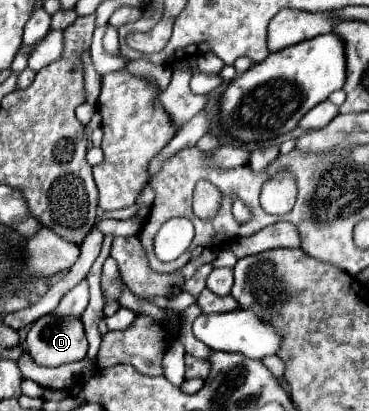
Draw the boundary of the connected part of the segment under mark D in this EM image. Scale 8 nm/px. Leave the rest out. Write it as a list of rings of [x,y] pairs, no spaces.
[[[55,315],[39,317],[27,335],[27,351],[45,367],[59,367],[81,361],[87,355],[87,339],[83,323],[75,319],[53,319]]]

